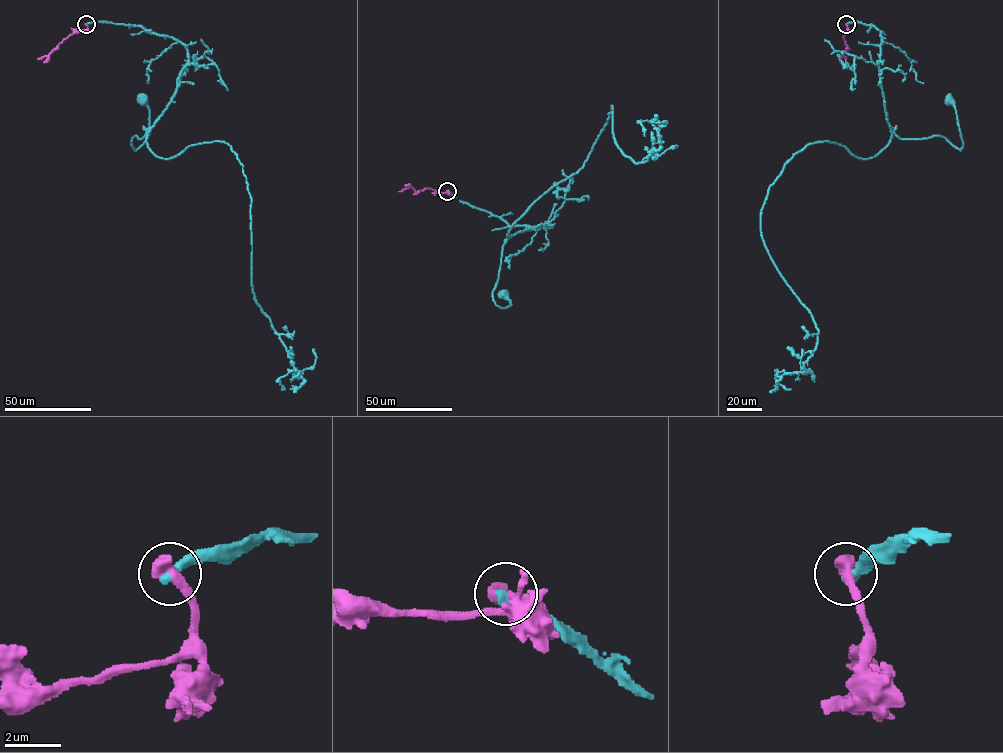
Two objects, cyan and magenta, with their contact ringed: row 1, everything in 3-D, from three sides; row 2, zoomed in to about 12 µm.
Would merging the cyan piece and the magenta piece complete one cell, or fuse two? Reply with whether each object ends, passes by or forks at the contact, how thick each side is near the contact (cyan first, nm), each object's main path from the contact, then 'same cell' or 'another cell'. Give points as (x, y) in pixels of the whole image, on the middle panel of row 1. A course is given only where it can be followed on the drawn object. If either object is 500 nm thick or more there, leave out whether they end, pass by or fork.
400 nm thick on the cyan side, 550 nm on the other; cyan runs (447, 191), (510, 226), (549, 225), (520, 231), (503, 246), (492, 296), (501, 308), (511, 305), (504, 294); magenta runs (447, 191), (425, 188), (416, 192), (411, 187), (398, 191); another cell

